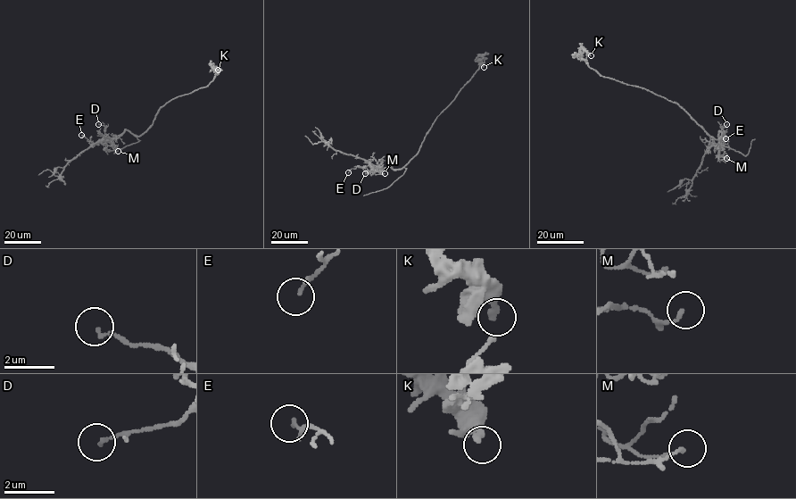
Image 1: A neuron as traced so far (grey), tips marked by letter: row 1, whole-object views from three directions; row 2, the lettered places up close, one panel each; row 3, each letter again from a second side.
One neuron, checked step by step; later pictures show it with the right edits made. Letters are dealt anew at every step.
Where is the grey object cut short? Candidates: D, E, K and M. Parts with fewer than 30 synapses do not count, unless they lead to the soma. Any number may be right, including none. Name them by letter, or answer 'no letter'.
no letter

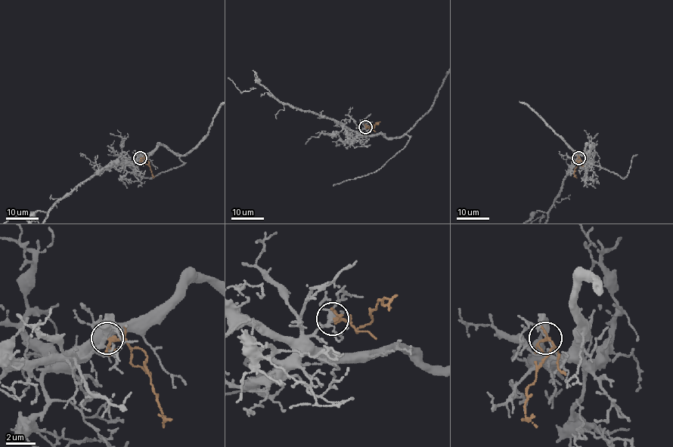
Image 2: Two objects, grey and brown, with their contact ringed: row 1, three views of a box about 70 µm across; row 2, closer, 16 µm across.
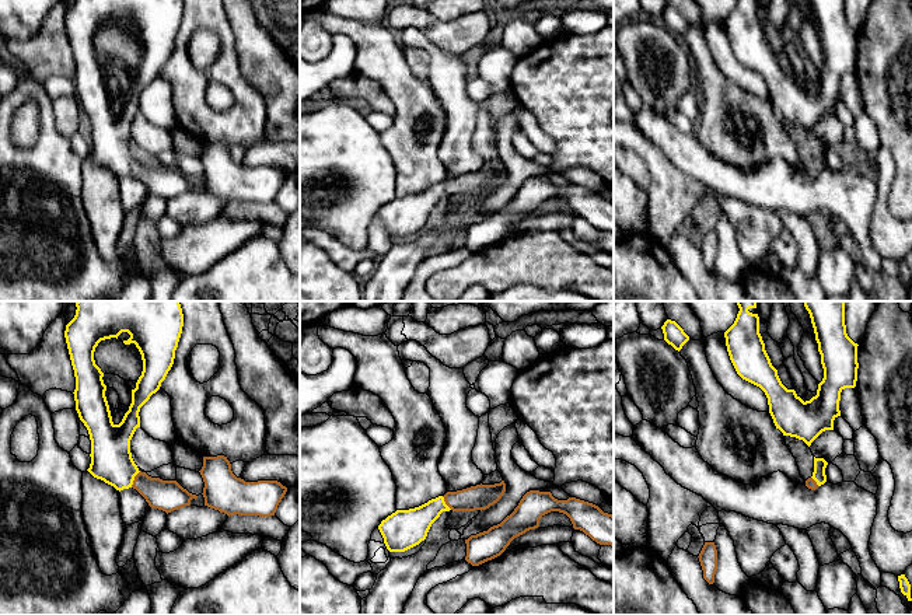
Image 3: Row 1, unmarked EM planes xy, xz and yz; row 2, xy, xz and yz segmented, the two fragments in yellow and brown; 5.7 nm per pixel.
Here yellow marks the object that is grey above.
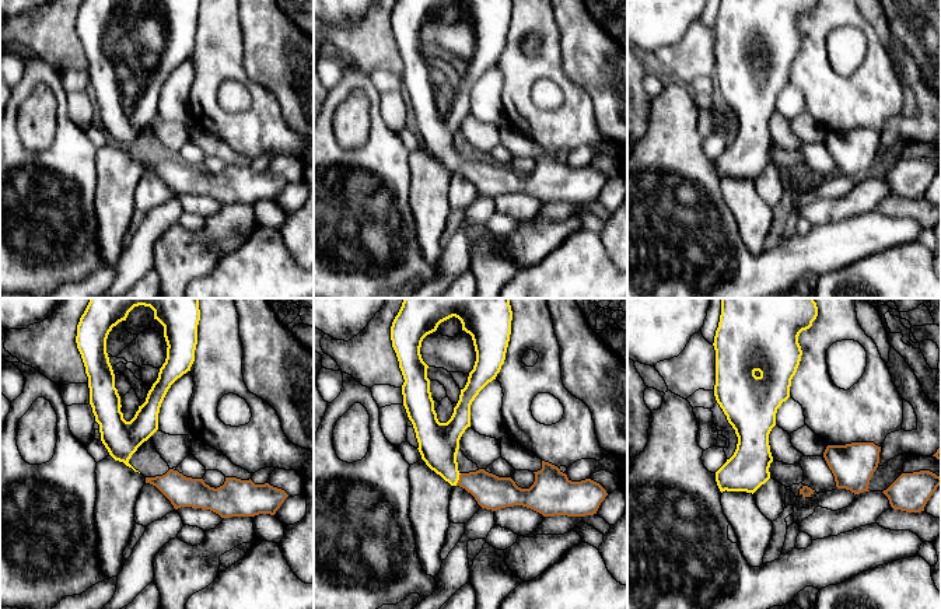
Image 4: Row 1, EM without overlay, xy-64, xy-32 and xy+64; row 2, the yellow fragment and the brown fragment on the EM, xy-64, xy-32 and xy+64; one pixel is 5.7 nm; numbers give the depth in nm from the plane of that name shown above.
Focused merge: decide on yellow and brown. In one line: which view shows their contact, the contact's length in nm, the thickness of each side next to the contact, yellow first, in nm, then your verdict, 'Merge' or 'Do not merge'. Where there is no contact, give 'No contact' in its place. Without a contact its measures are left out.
Touches yellow in xy. Shared border 110 nm. Thickness 240 nm (yellow) against 180 nm. Merge

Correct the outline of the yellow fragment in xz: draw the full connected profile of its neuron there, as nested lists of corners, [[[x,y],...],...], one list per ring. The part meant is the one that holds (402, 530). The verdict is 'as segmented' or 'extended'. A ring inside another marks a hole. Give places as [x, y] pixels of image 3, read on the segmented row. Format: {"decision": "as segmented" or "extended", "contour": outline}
{"decision": "extended", "contour": [[[504,481],[447,492],[419,507],[396,510],[381,521],[378,530],[389,552],[405,552],[426,539],[431,524],[443,511],[482,511],[497,503],[504,492]]]}

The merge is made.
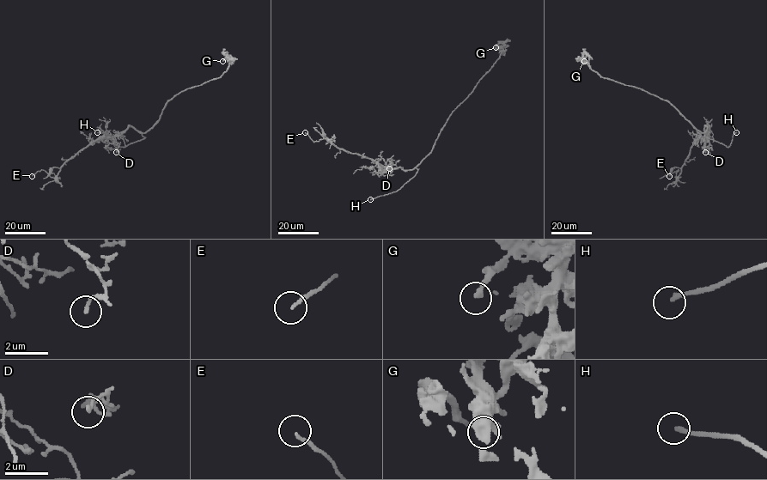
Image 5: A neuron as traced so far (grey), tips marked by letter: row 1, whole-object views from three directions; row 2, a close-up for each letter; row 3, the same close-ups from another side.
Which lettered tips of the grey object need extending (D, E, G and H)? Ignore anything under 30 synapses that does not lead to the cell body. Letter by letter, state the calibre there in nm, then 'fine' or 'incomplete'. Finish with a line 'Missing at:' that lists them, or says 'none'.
D: 140 nm | fine
E: 130 nm | fine
G: 200 nm | fine
H: 190 nm | incomplete
Missing at: H

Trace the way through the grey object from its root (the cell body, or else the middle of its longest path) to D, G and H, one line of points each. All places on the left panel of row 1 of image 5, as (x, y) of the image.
D: (154, 125), (143, 132), (132, 126), (117, 132), (108, 140), (118, 149), (116, 152)
G: (154, 125), (166, 104), (174, 95), (219, 77), (229, 63), (228, 58), (222, 61)
H: (154, 125), (142, 134), (143, 139), (123, 147), (116, 145), (104, 134), (97, 132)

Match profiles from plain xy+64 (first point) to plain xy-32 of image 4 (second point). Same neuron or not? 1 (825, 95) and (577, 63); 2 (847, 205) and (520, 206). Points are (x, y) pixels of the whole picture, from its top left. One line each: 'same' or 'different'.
1: different
2: same

